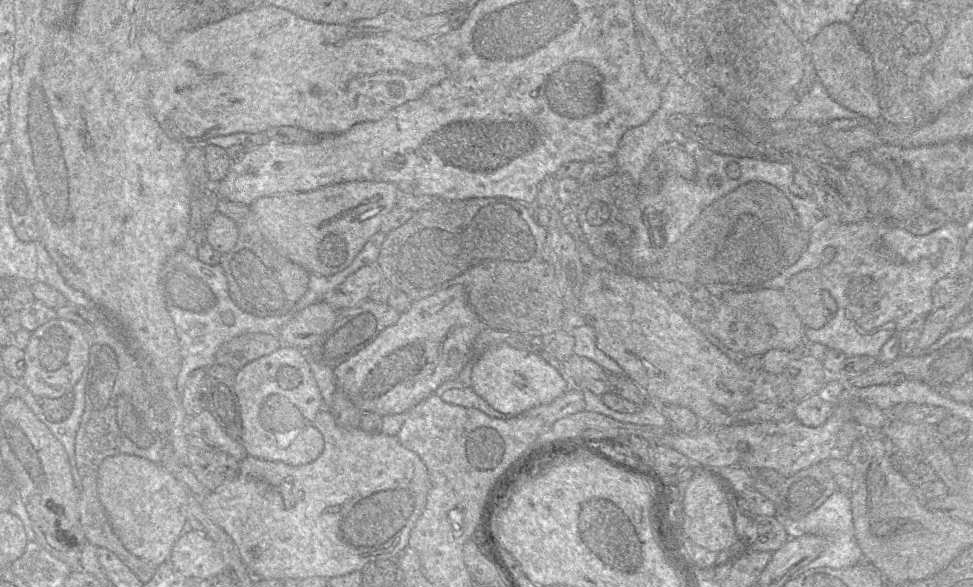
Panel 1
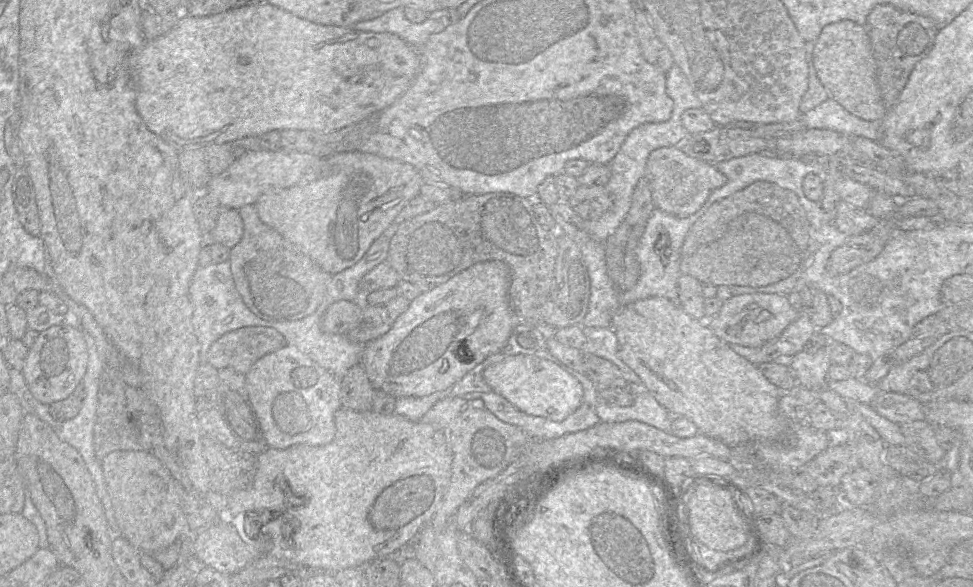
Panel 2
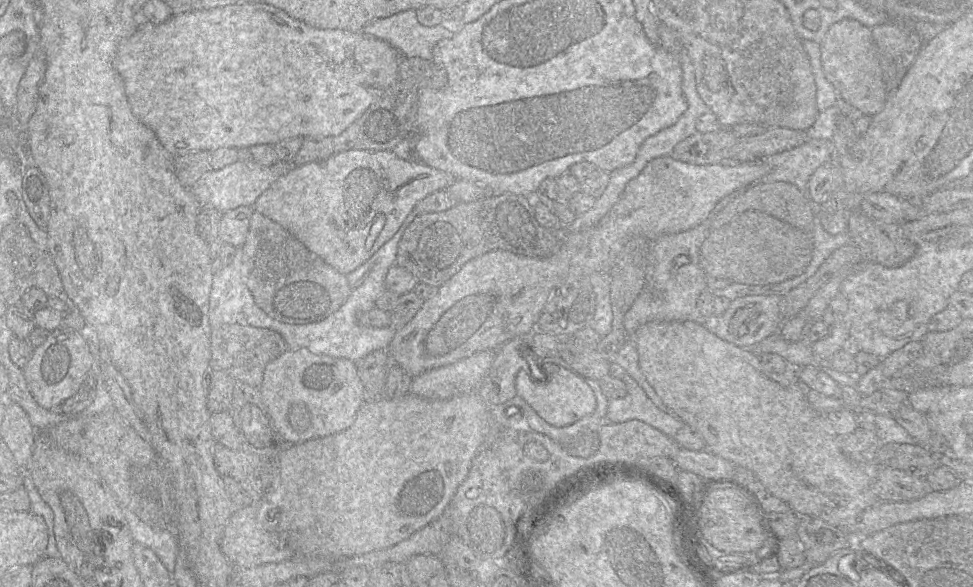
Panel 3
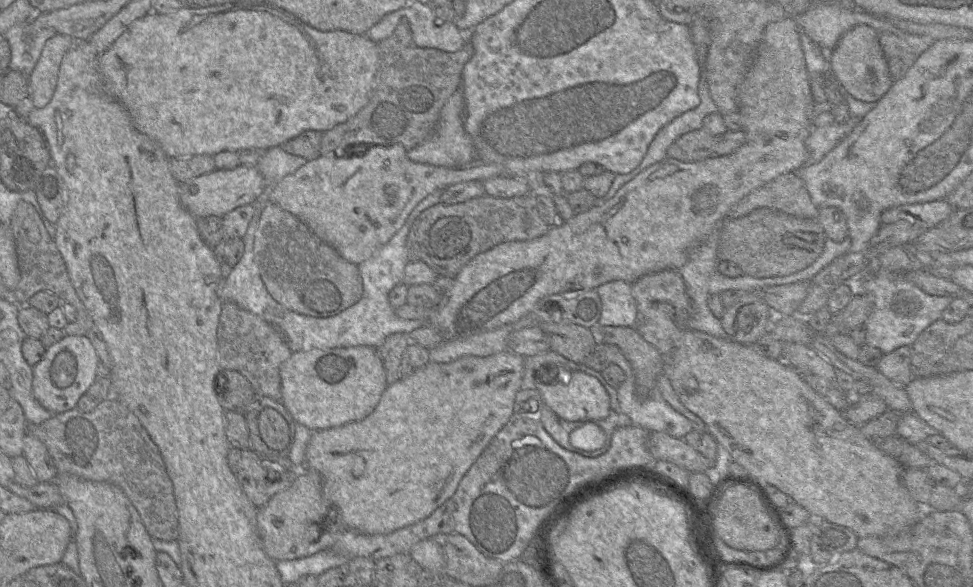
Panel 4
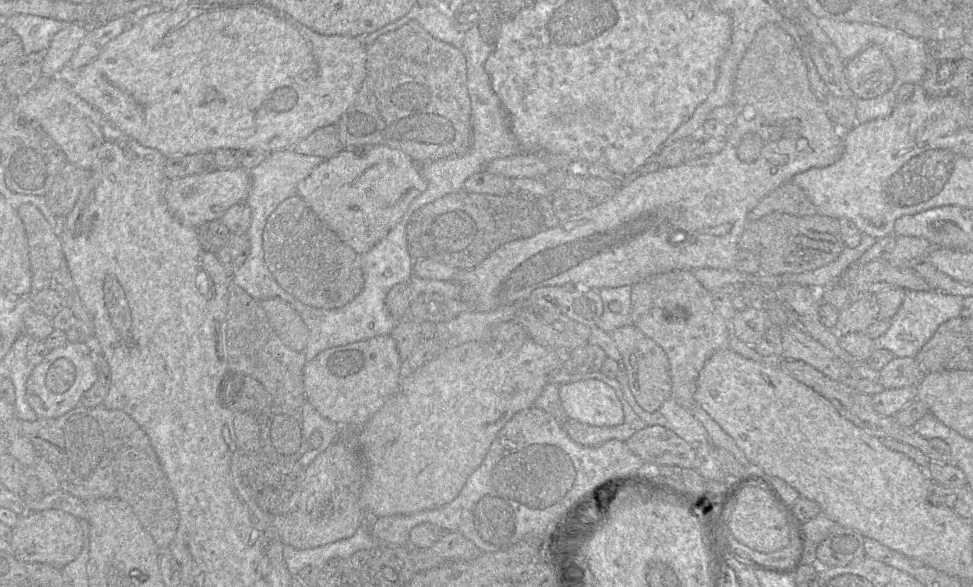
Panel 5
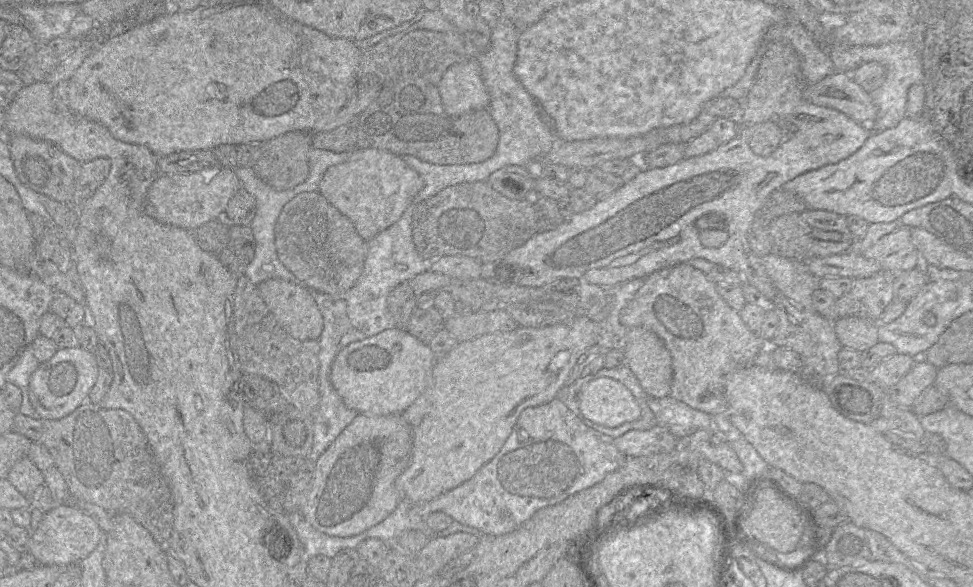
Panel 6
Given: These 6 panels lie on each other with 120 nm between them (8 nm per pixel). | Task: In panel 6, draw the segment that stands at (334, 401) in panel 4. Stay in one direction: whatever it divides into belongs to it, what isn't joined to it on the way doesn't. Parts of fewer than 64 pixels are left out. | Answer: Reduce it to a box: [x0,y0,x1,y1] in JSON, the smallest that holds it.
[330,328,436,416]

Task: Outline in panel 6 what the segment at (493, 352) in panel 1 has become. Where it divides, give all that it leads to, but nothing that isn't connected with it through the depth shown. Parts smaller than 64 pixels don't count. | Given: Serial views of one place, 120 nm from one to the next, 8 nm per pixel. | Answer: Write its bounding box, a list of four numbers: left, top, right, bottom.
[579,378,641,428]

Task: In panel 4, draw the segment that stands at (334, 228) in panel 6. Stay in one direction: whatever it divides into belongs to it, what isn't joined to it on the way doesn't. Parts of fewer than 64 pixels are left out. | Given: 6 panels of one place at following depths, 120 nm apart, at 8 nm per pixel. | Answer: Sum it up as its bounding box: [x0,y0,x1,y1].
[254,202,363,317]

